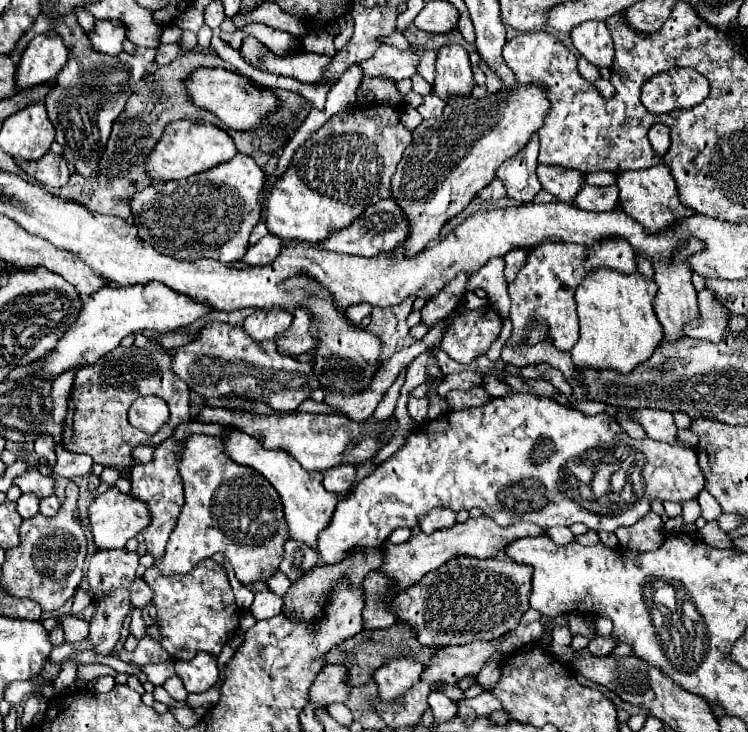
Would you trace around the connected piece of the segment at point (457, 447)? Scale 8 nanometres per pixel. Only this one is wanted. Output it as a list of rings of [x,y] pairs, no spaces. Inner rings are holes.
[[[508,394],[504,398],[494,398],[480,408],[448,412],[442,418],[436,418],[424,428],[412,432],[396,454],[392,454],[368,478],[358,482],[352,494],[336,506],[332,524],[320,534],[318,556],[326,564],[336,564],[344,558],[344,552],[356,546],[382,546],[392,530],[418,526],[418,518],[436,506],[448,506],[454,510],[482,508],[484,514],[496,520],[500,526],[526,522],[528,518],[528,522],[534,522],[542,528],[572,526],[574,522],[582,522],[596,532],[614,532],[618,526],[628,526],[640,520],[648,512],[648,500],[658,498],[662,502],[684,502],[698,498],[702,488],[704,476],[700,472],[696,452],[690,448],[656,442],[652,438],[634,440],[610,414],[588,416],[578,410],[564,408],[550,398],[534,394]],[[536,448],[538,466],[534,466],[534,480],[526,482],[526,460],[532,460]],[[570,464],[588,464],[592,466],[594,474],[596,466],[602,466],[602,472],[610,472],[608,490],[600,496],[592,496],[592,504],[586,504],[584,498],[590,496],[582,494],[590,492],[582,490],[584,482],[580,482],[570,472]]]

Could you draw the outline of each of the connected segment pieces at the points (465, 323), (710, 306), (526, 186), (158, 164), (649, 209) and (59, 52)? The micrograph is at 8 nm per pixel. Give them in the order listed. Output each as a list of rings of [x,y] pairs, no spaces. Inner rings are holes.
[[[482,306],[478,310],[470,310],[470,312],[462,312],[456,316],[456,320],[452,322],[448,336],[442,338],[440,348],[456,362],[462,364],[470,364],[474,362],[478,356],[484,356],[490,348],[490,344],[498,338],[502,328],[502,318],[498,316],[498,312],[494,312],[490,306]]]
[[[704,288],[698,292],[698,306],[700,306],[700,320],[692,324],[692,330],[688,330],[690,338],[700,338],[708,342],[722,342],[728,334],[728,308],[722,306],[716,296]]]
[[[534,134],[528,146],[508,158],[500,168],[498,168],[498,178],[504,182],[506,192],[510,198],[522,200],[524,204],[532,202],[532,198],[540,192],[540,180],[536,180],[536,168],[538,168],[538,136]]]
[[[178,120],[172,122],[166,130],[156,148],[152,150],[152,156],[148,156],[148,172],[154,180],[180,180],[188,178],[192,174],[204,172],[206,168],[214,168],[218,164],[224,164],[232,160],[238,154],[234,140],[228,132],[222,128],[210,124],[210,122],[192,122],[192,120]]]
[[[656,164],[644,170],[624,170],[620,172],[616,184],[620,188],[620,208],[624,208],[624,212],[628,212],[628,216],[634,220],[640,220],[648,232],[660,232],[660,228],[666,228],[672,224],[672,220],[680,220],[680,216],[692,214],[690,208],[680,204],[676,180],[666,164]]]
[[[52,30],[34,36],[28,48],[22,52],[18,64],[16,72],[18,88],[24,90],[52,80],[68,62],[68,50],[70,48],[64,44],[64,40]]]

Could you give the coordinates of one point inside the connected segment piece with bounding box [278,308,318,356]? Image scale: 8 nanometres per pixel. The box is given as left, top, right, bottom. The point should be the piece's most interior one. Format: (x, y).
(298, 339)

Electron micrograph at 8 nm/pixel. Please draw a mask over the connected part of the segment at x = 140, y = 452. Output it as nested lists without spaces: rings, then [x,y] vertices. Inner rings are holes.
[[[140,444],[140,446],[136,446],[134,448],[134,452],[132,452],[132,456],[134,456],[134,462],[138,464],[144,464],[144,462],[150,462],[152,460],[152,454],[154,454],[154,448],[156,446],[148,446],[148,444]]]

